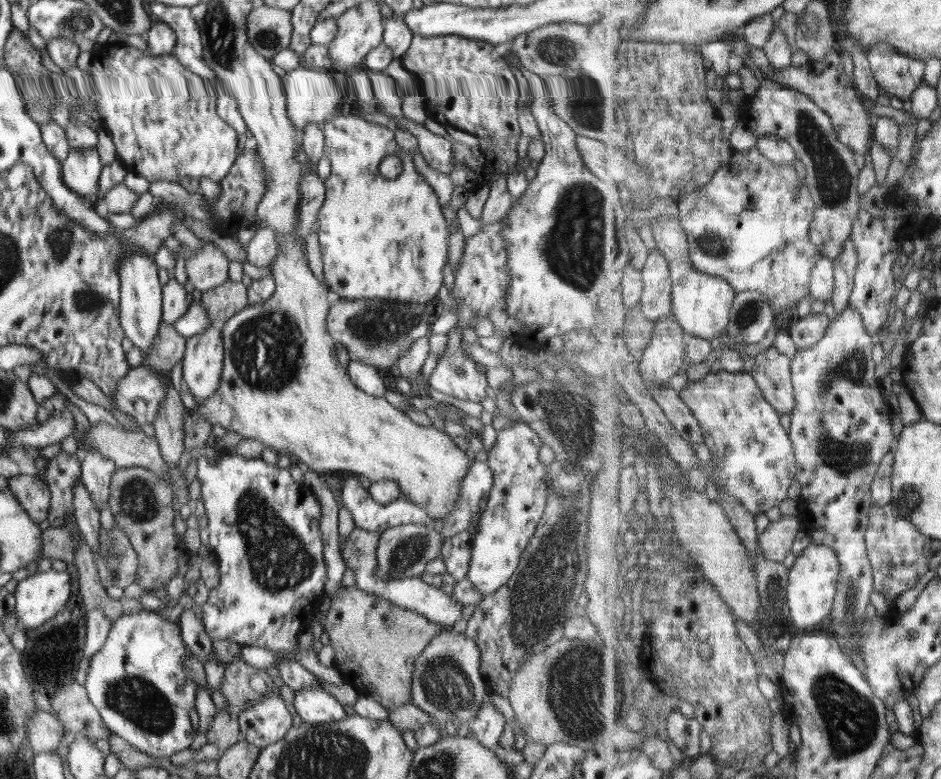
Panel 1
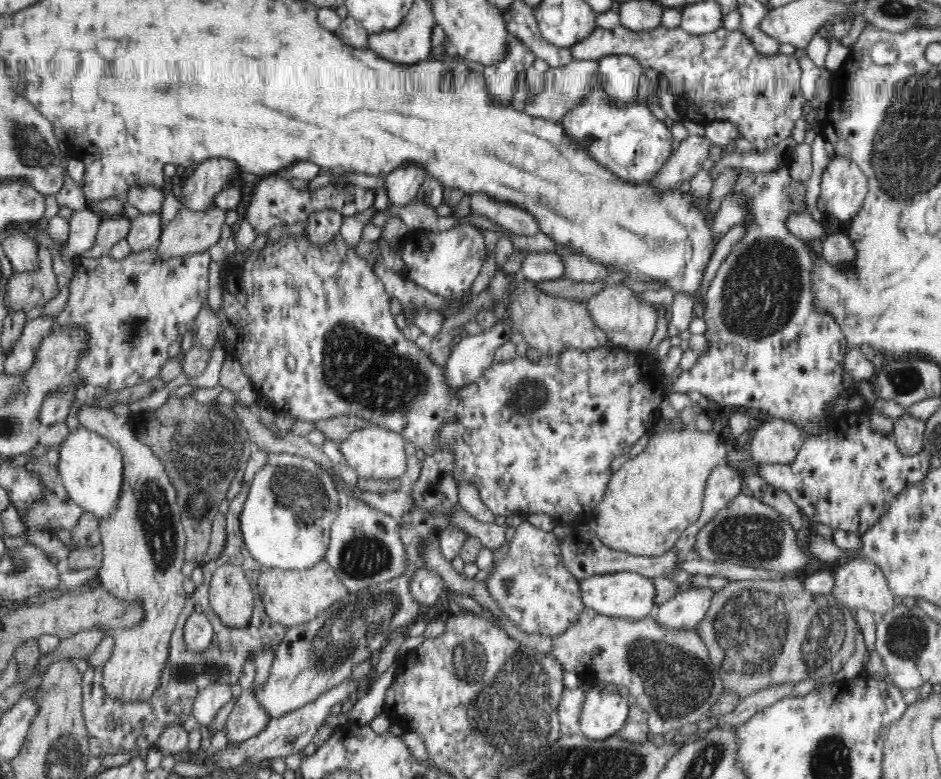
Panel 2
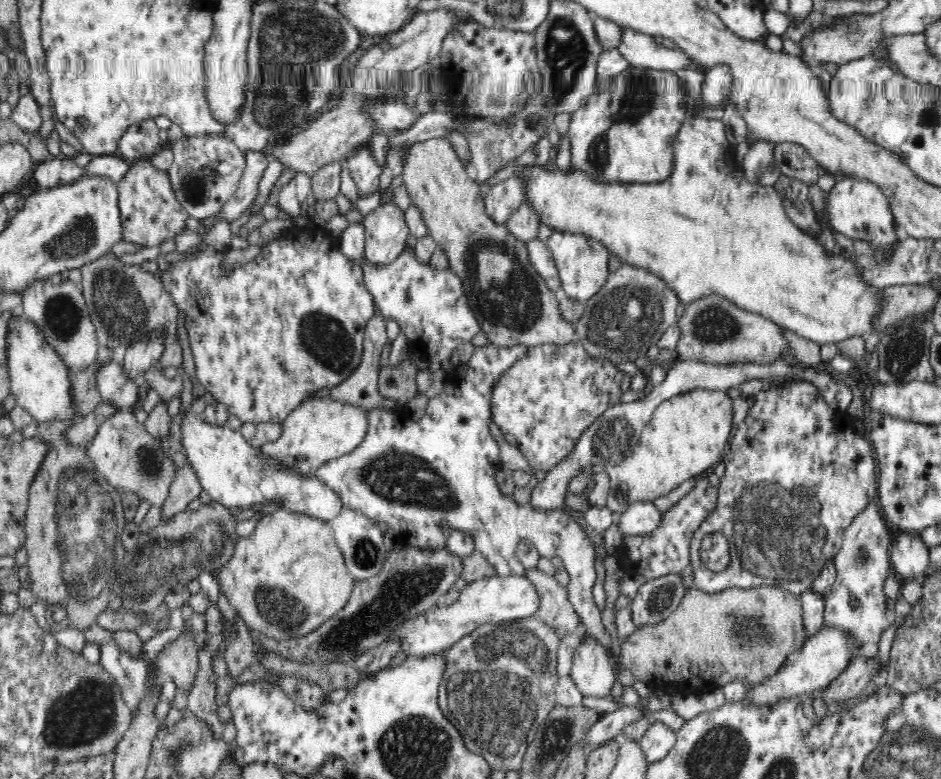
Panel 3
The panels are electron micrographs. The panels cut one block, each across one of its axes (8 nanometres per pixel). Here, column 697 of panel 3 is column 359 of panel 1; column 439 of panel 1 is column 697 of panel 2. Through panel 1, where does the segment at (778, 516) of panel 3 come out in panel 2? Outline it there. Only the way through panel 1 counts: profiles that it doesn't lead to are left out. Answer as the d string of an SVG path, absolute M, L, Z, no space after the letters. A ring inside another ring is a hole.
M710 587L680 591L658 606L654 619L667 629L692 631L708 613L714 594Z

